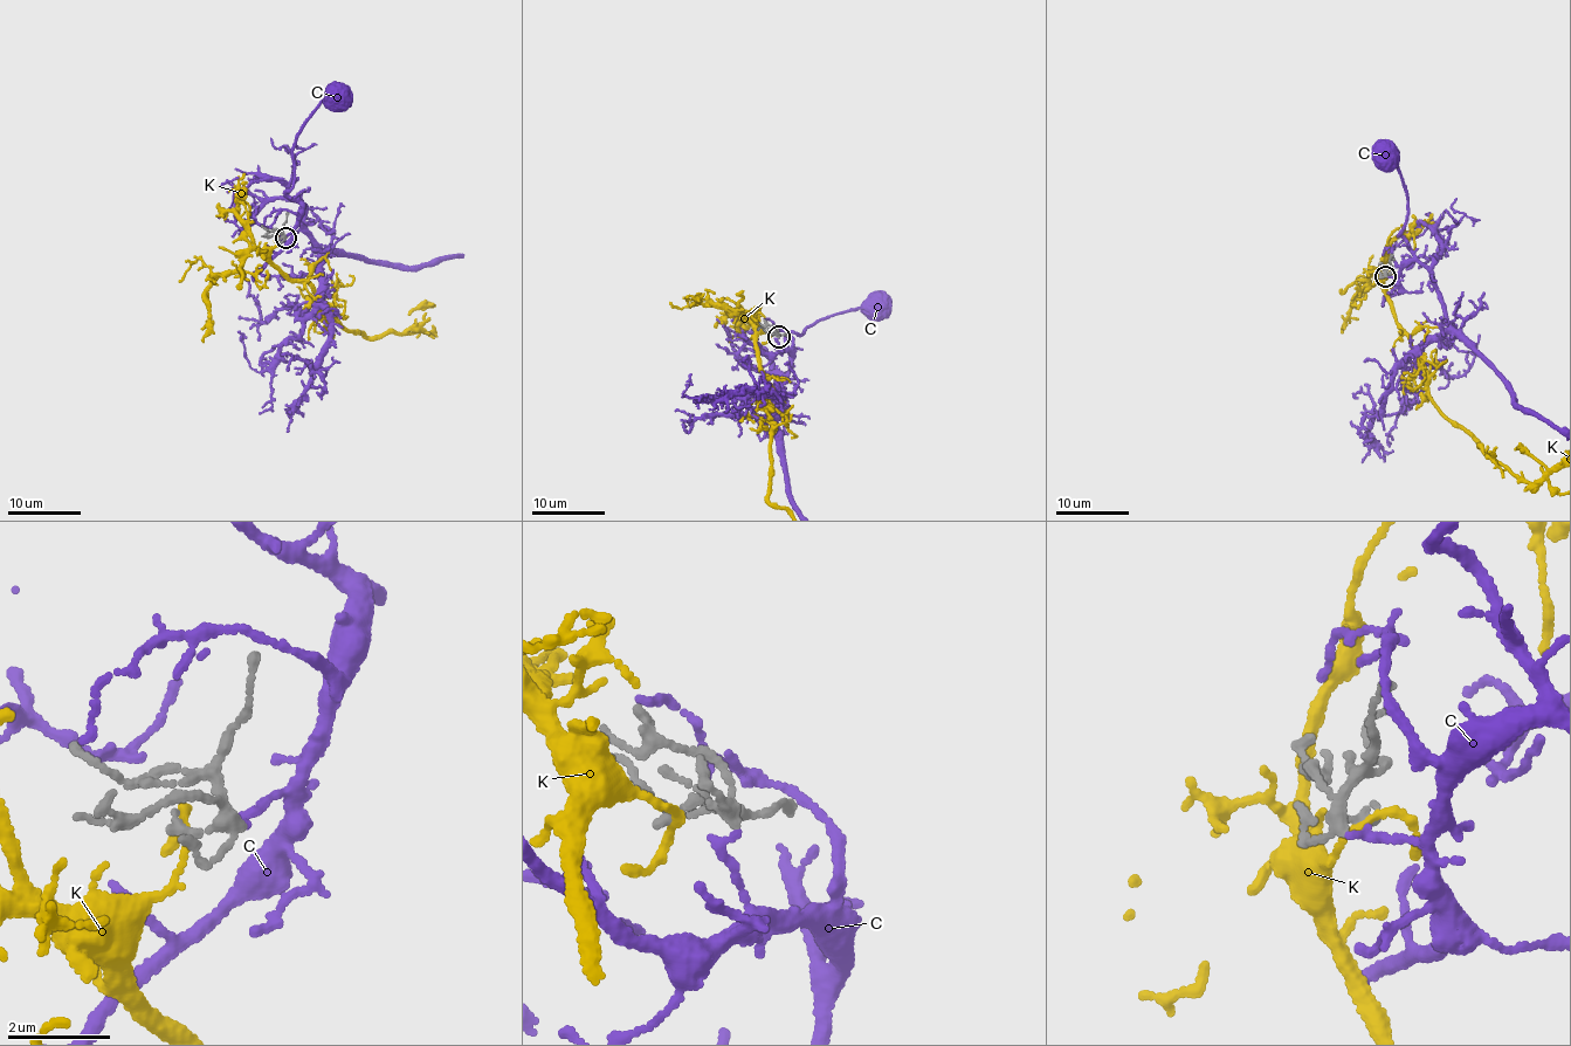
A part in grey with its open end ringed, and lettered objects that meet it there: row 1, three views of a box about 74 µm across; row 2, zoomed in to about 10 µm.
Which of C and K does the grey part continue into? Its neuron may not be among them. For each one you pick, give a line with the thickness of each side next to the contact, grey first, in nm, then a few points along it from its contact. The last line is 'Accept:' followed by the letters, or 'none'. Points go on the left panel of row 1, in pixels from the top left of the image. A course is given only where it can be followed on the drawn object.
Accept: none

